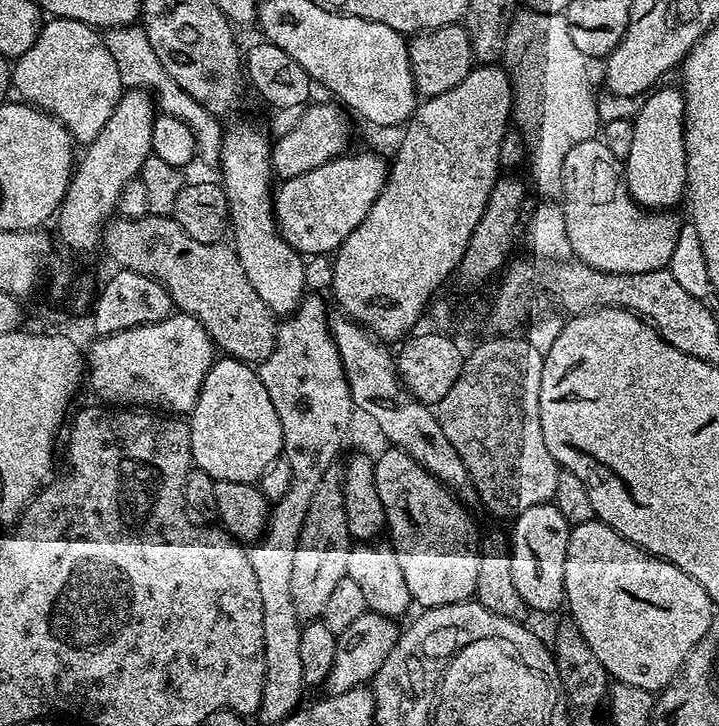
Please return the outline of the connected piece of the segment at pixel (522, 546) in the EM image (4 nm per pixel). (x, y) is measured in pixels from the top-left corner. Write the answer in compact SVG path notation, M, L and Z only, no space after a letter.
M549 502L530 506L530 510L522 510L522 514L511 521L510 547L507 551L510 558L510 575L514 578L514 590L518 590L518 598L533 613L556 612L565 607L564 583L566 582L566 546L572 533L572 528L562 518L562 510Z

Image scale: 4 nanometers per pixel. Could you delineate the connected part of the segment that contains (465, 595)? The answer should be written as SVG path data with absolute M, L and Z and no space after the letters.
M401 448L385 449L374 460L378 498L382 498L387 531L392 531L390 547L396 552L398 566L402 566L413 601L425 609L473 599L482 548L468 517L469 509Z

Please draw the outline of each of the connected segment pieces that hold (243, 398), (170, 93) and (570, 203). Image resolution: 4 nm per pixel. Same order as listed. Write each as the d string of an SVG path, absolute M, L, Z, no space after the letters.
M220 358L215 361L205 376L204 385L186 423L192 447L192 463L197 469L212 476L214 481L256 484L262 470L266 470L270 462L281 459L284 450L278 410L274 410L274 402L270 402L270 394L266 394L266 386L262 386L259 371L243 360Z
M128 25L122 28L109 28L103 35L103 41L111 57L114 58L119 70L119 80L121 85L128 90L141 90L154 92L154 100L163 115L178 118L186 122L196 138L197 159L212 168L220 163L221 138L224 133L221 121L209 114L205 107L190 98L184 90L172 78L170 78L165 68L158 62L158 56L154 53L154 48L150 46L149 39L143 27Z
M603 139L578 142L578 146L566 154L566 166L562 166L562 190L566 238L570 238L572 256L581 264L614 274L642 274L646 270L669 267L682 225L681 218L672 210L641 208L630 194L622 161L606 150Z

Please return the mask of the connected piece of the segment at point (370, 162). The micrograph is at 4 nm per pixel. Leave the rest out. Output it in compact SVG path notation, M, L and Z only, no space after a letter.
M375 151L360 152L357 156L341 154L316 169L306 170L297 177L285 179L274 192L276 226L280 237L305 257L335 253L346 238L370 214L370 206L388 181L389 165Z

